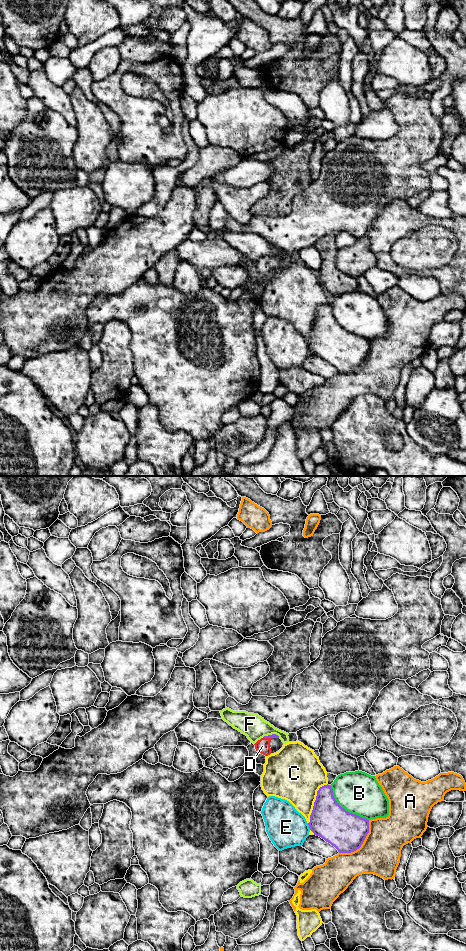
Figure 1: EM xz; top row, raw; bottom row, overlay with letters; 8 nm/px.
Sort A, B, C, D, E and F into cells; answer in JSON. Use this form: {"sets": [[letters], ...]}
{"sets": [["A"], ["B"], ["C"], ["D"], ["E"], ["F"]]}

